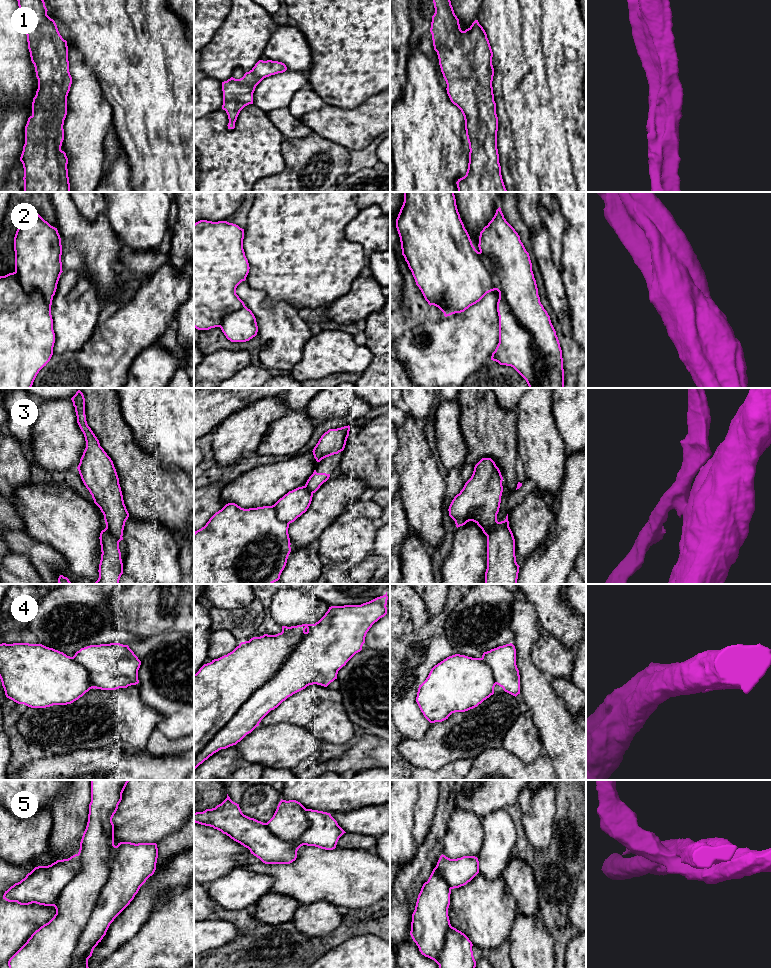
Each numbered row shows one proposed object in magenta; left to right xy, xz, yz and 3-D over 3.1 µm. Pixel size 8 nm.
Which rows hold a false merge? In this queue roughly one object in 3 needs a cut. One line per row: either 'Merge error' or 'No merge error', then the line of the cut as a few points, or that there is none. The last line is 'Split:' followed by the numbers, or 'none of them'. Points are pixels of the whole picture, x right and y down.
1: No merge error. No split
2: No merge error. No split
3: Merge error. Split along xy (106, 526), (119, 541)
4: No merge error. No split
5: Merge error. Split along xy (78, 854), (80, 862), (79, 871), (52, 905)
Split: 3, 5

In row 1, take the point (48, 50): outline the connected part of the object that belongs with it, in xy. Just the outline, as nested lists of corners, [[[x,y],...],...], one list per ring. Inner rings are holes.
[[[44,0],[17,1],[31,61],[38,79],[38,89],[32,102],[32,115],[25,126],[25,144],[20,157],[24,168],[24,192],[71,192],[68,158],[61,150],[64,140],[63,125],[67,115],[67,96],[72,84],[67,41],[60,35],[55,21],[47,15]]]

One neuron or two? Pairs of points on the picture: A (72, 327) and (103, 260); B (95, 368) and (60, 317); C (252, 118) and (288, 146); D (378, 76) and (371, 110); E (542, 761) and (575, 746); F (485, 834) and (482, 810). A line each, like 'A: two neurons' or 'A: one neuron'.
A: two neurons
B: two neurons
C: two neurons
D: two neurons
E: two neurons
F: two neurons

